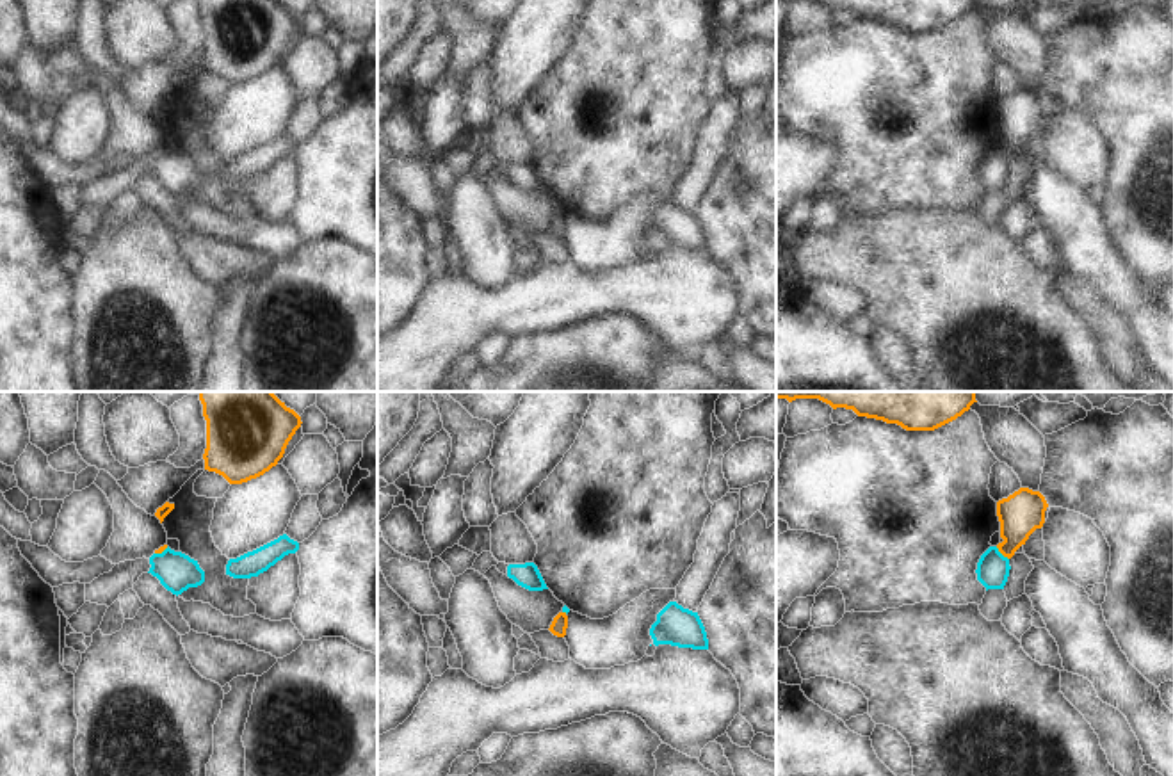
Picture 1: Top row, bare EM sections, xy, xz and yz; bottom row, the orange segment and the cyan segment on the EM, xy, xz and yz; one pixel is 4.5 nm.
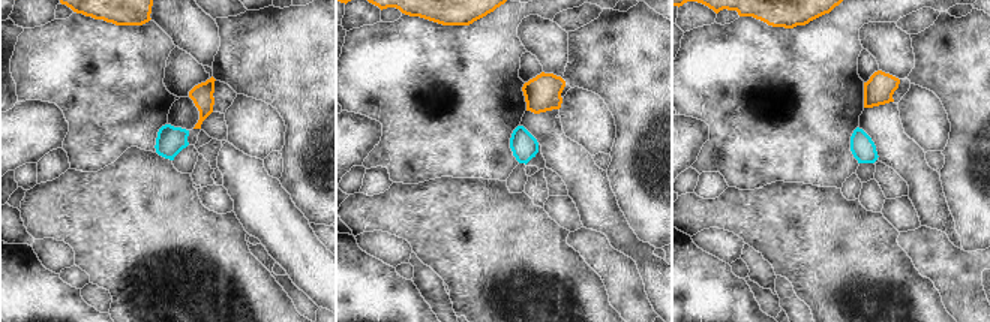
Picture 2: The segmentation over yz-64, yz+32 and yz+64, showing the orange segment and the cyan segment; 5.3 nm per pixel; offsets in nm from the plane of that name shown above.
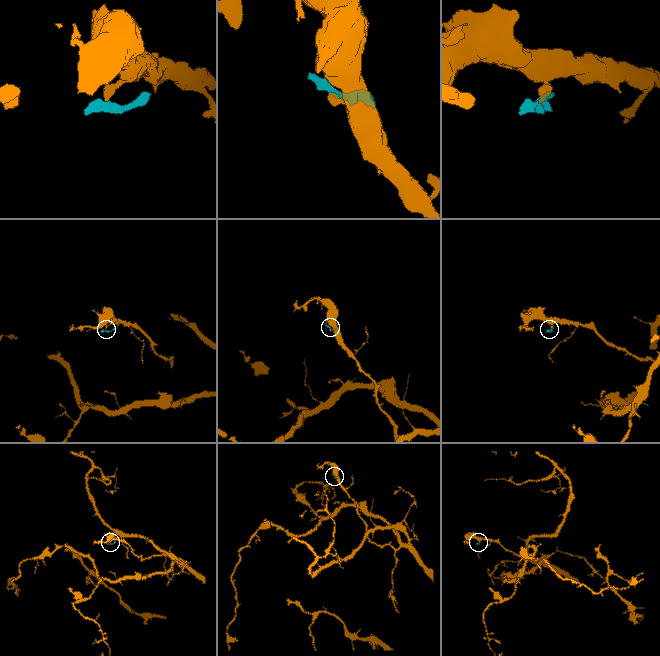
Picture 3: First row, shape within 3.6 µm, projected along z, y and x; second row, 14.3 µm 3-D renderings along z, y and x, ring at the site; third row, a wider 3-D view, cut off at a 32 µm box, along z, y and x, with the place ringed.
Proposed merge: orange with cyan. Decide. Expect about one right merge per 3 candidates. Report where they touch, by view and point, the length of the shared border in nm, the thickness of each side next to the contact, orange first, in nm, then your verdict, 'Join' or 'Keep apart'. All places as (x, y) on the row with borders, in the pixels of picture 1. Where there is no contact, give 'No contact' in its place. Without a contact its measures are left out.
Touches orange at yz (1003, 554). Shared border 90 nm. Thickness 190 nm (orange) against 140 nm. Keep apart.

